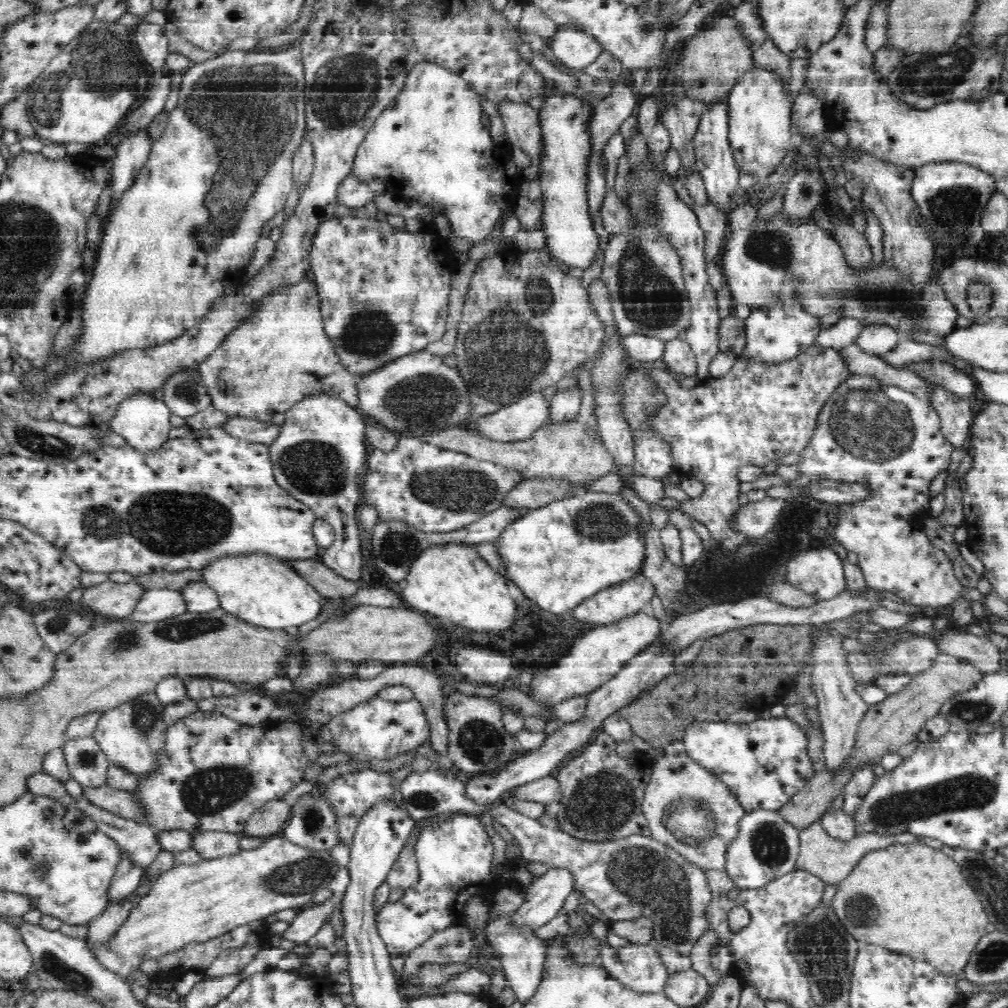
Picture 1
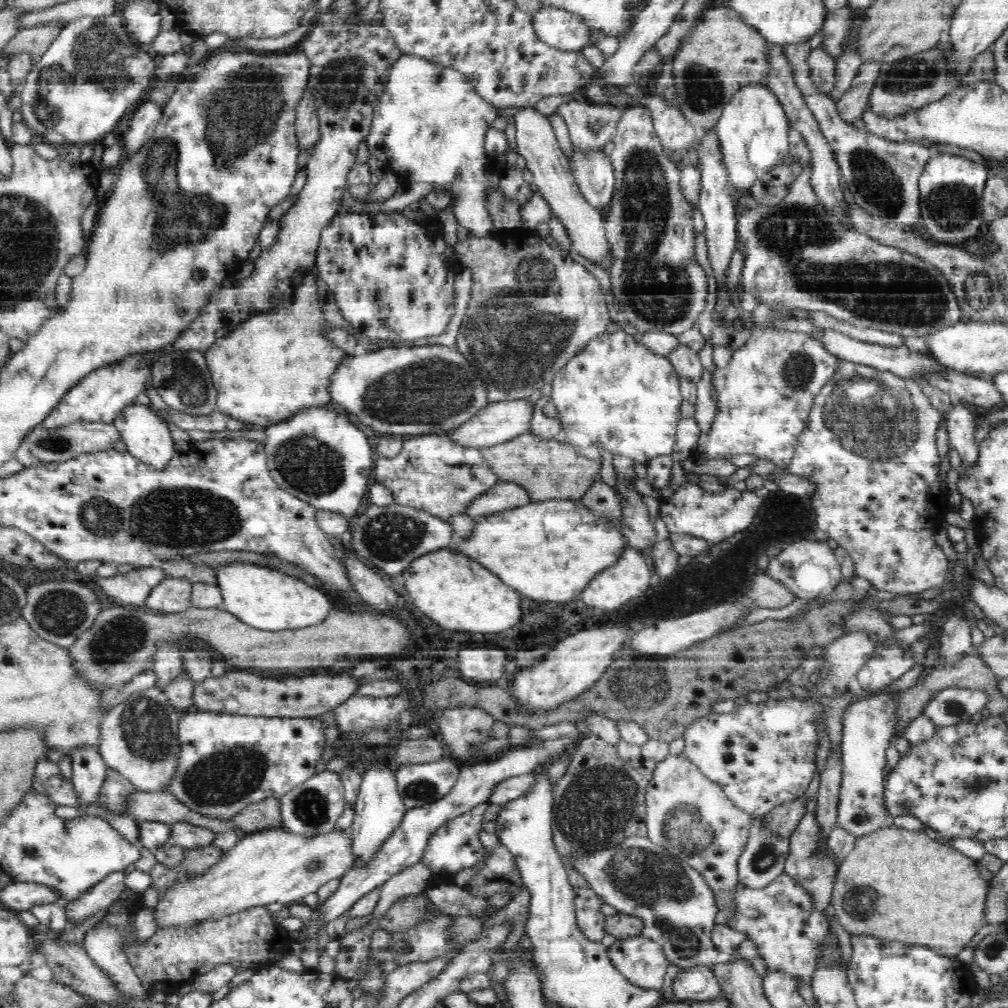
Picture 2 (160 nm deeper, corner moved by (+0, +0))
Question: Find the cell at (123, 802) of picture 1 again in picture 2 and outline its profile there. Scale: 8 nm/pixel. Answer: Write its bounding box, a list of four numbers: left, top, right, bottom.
[126,790,238,834]

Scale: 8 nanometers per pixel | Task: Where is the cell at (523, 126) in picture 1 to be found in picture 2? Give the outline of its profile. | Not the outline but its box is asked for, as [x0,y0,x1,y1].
[514,107,608,266]

